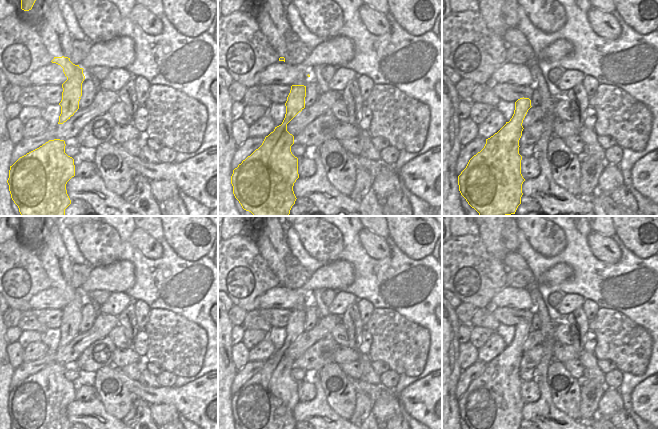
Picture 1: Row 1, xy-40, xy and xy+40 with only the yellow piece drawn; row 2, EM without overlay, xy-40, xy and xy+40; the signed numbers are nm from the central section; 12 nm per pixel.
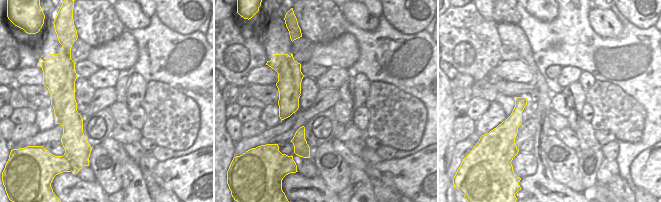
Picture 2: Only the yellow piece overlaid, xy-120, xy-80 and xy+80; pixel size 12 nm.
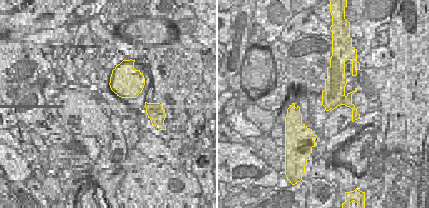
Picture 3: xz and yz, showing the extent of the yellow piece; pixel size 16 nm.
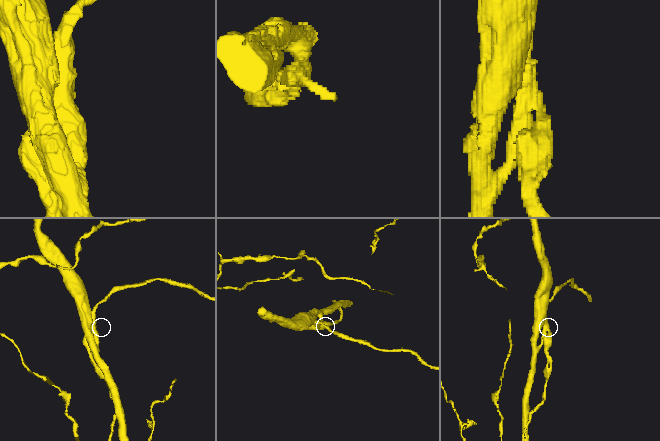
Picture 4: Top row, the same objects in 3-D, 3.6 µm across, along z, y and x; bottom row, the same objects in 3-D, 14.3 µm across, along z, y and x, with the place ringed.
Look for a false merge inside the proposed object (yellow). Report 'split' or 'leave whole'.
split

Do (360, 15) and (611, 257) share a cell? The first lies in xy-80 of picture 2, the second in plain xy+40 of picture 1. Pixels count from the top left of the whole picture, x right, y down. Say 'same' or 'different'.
same

